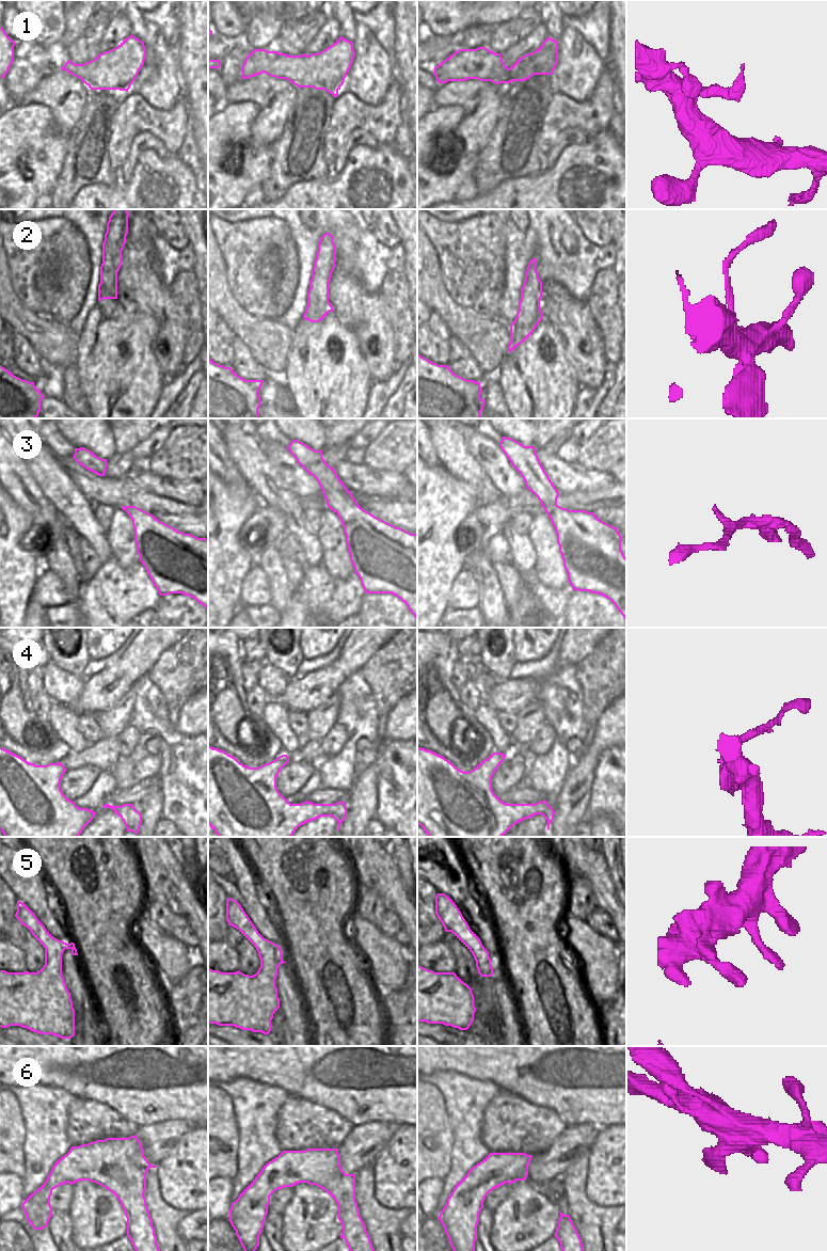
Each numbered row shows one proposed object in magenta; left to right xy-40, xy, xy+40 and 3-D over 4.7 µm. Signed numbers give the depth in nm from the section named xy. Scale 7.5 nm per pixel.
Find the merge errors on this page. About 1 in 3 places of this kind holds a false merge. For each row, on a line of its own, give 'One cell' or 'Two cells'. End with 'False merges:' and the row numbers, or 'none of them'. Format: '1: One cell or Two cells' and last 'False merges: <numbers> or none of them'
1: One cell
2: Two cells
3: One cell
4: Two cells
5: One cell
6: One cell
False merges: 2, 4.

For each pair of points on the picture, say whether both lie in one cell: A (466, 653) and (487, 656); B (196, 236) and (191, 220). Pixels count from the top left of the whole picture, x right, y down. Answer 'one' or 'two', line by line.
A: two
B: one

